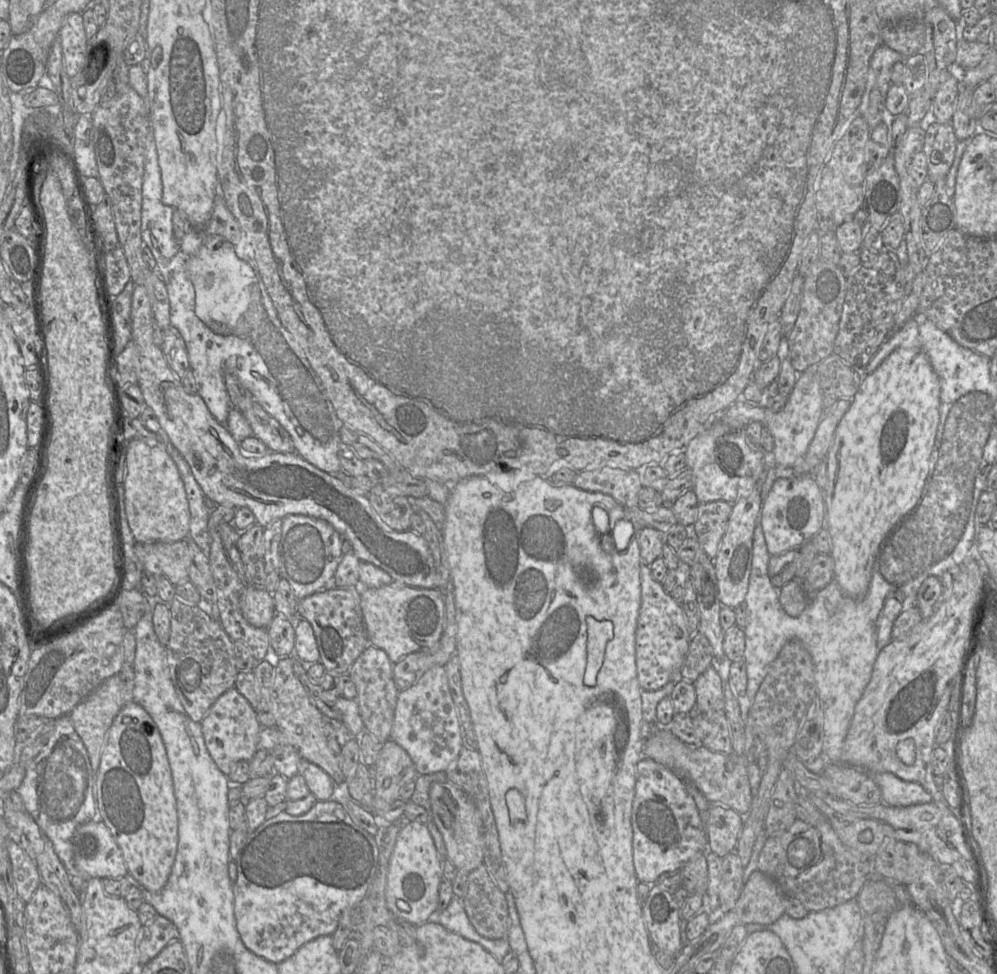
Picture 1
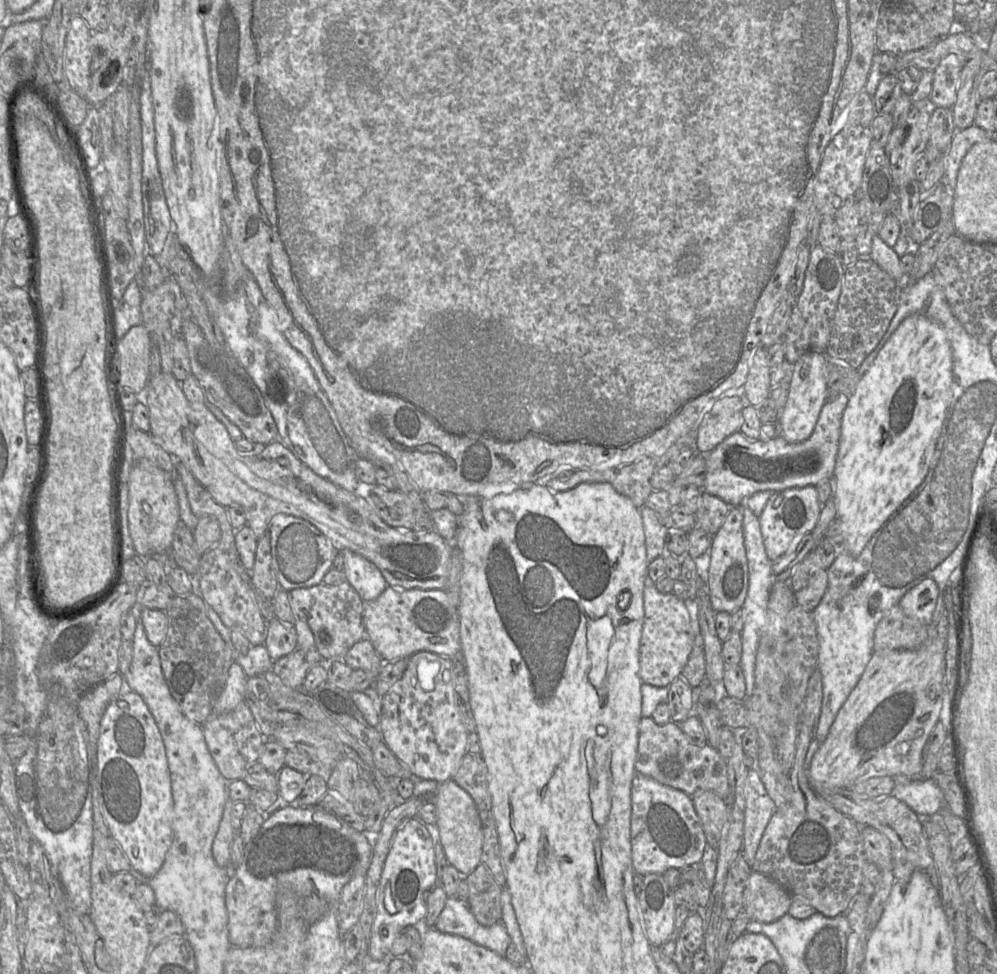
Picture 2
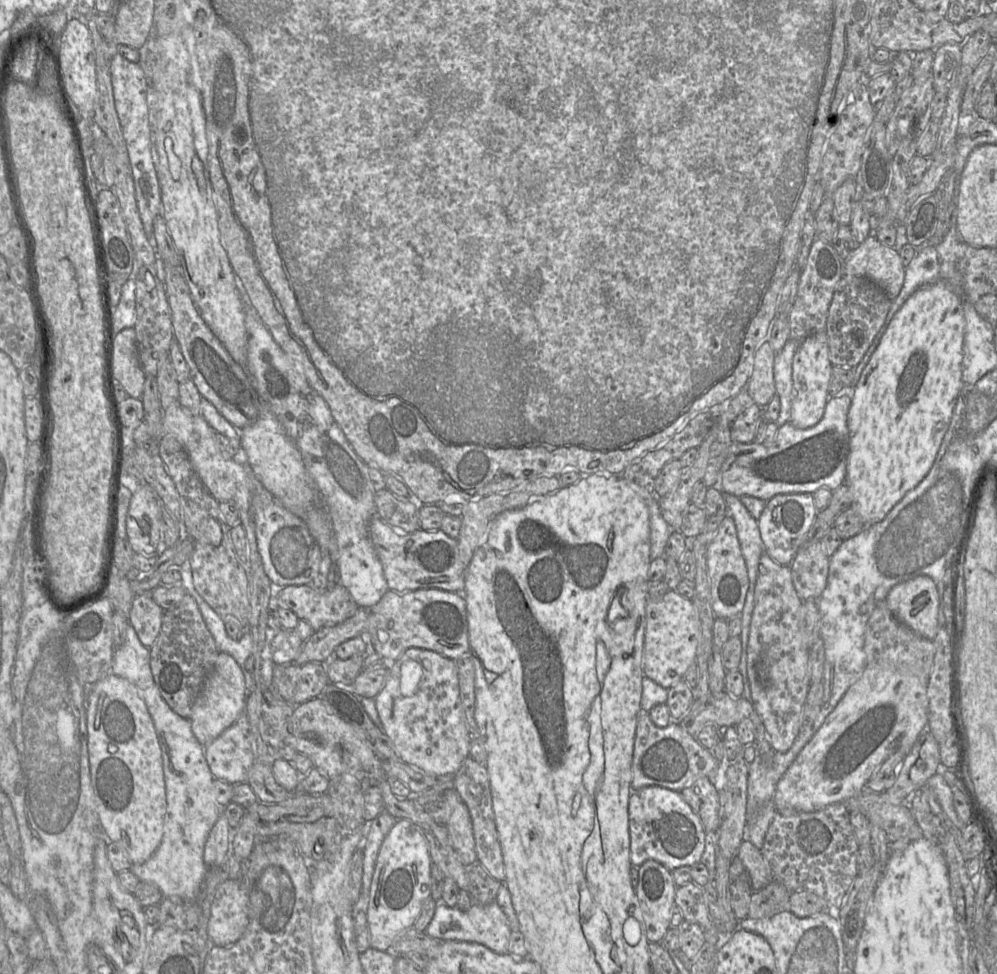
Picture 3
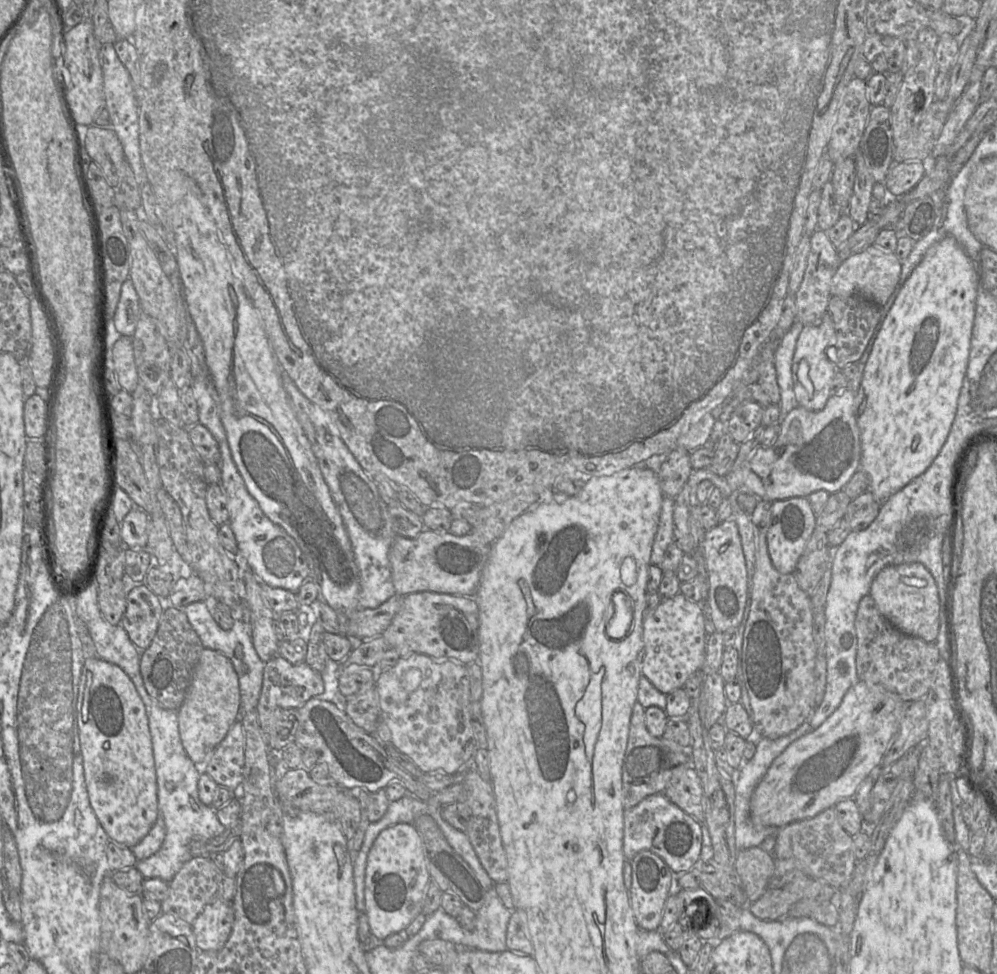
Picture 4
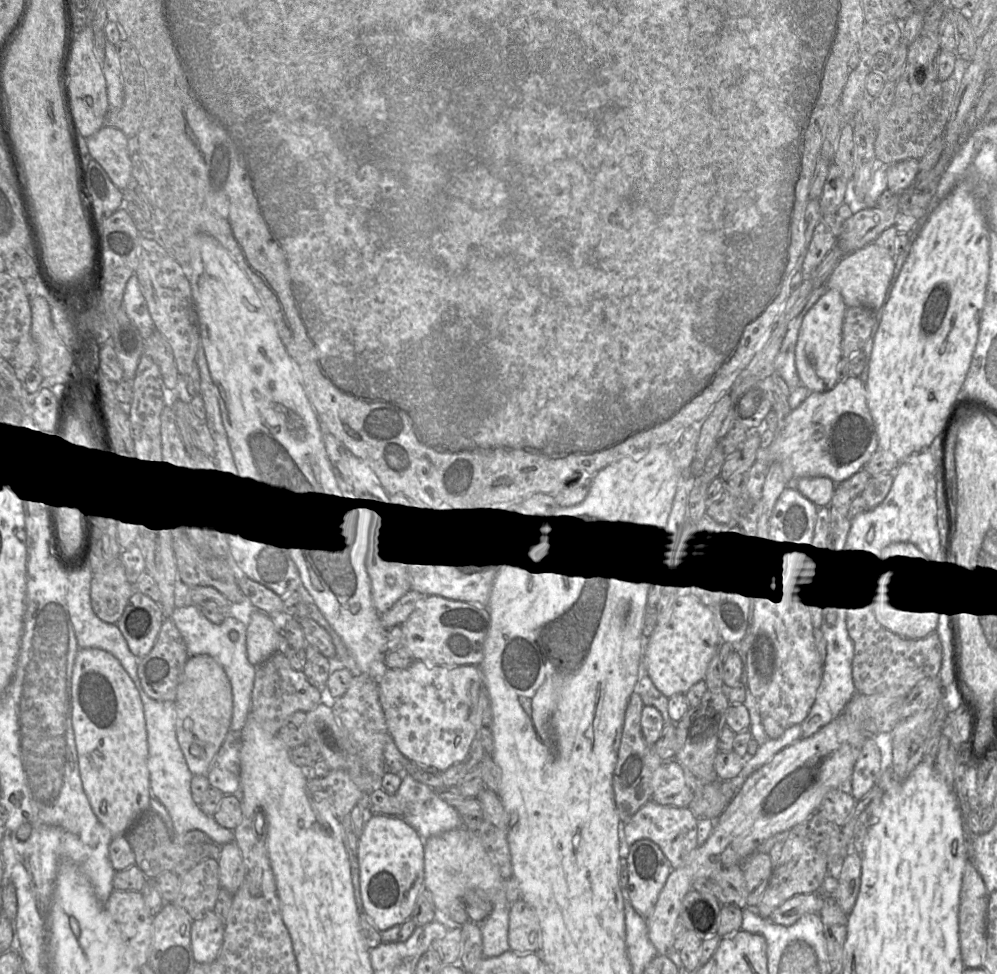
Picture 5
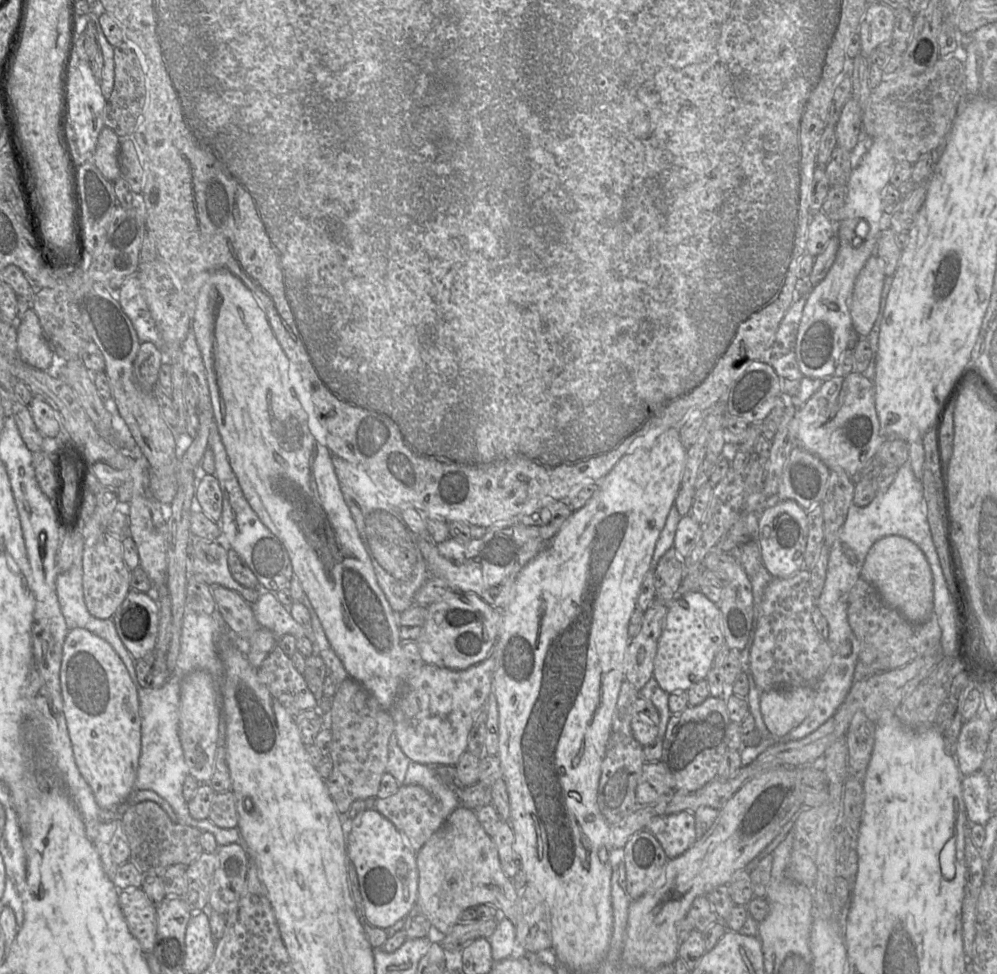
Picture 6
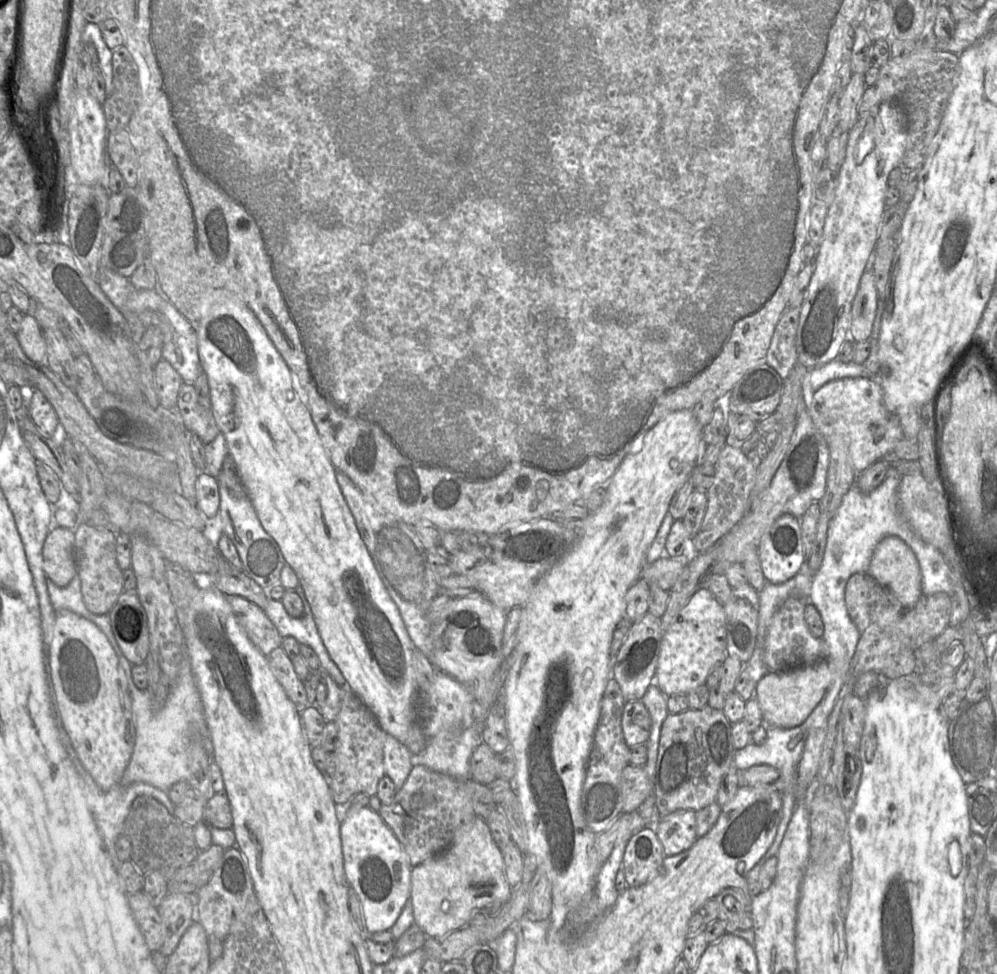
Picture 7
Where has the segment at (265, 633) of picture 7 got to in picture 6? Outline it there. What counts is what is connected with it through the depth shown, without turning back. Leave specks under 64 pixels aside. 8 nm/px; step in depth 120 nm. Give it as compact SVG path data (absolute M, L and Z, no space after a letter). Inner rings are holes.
M218 584L209 586L217 610L223 617L228 629L243 641L248 641L261 627L254 616L252 605L234 590Z

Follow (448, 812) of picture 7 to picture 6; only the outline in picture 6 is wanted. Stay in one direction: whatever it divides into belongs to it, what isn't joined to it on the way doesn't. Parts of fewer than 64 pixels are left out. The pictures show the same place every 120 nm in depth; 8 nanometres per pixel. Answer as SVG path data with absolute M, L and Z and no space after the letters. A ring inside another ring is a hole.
M400 785L397 791L388 797L376 796L375 809L402 832L417 852L447 819L443 815L440 802L419 785Z

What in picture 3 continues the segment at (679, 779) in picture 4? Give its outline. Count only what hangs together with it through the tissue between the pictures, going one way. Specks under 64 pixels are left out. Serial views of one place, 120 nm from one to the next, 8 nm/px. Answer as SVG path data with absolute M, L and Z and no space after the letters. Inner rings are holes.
M706 777L680 791L684 800L700 819L706 832L717 832L721 821L719 792Z

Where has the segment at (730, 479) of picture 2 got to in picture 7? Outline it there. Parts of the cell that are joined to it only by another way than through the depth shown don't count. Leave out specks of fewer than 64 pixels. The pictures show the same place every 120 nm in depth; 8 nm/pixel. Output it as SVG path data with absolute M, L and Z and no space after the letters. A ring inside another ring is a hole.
M843 378L830 381L813 392L810 417L826 438L839 434L847 439L847 446L856 473L882 459L904 438L897 414L892 414L883 403L881 386L869 378Z

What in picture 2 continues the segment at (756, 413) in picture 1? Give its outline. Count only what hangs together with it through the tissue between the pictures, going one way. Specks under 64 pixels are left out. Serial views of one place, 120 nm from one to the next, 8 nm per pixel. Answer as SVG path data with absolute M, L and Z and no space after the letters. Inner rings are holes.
M809 352L800 357L793 365L787 400L778 419L778 435L788 443L799 443L808 439L826 402L826 390L826 355L822 352ZM745 394L741 397L725 397L715 402L695 431L694 450L706 455L731 434L740 432L742 410L747 405Z

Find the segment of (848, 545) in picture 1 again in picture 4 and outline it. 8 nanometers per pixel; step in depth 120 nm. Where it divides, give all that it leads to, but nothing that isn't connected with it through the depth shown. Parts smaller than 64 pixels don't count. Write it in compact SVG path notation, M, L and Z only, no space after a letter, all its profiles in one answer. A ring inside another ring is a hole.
M946 236L927 250L881 322L856 392L861 435L860 469L867 476L867 491L880 504L924 473L947 439L967 370L979 282L975 261L956 239Z

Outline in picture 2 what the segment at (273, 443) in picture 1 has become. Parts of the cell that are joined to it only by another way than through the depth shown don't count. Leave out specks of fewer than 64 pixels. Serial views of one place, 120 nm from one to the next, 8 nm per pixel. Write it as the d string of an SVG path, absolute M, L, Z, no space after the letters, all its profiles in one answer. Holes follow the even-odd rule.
M193 318L180 322L189 355L191 374L203 389L206 401L216 406L243 433L244 438L256 445L267 445L278 440L278 430L274 419L265 405L262 394L252 378L234 358L230 351L217 351L205 338Z

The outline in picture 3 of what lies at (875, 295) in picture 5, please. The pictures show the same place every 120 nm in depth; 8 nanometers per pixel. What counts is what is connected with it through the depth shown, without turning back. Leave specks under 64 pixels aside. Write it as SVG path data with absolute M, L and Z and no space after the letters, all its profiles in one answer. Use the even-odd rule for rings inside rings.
M871 234L843 261L843 274L866 277L893 301L905 279L905 267L894 247L887 247Z

